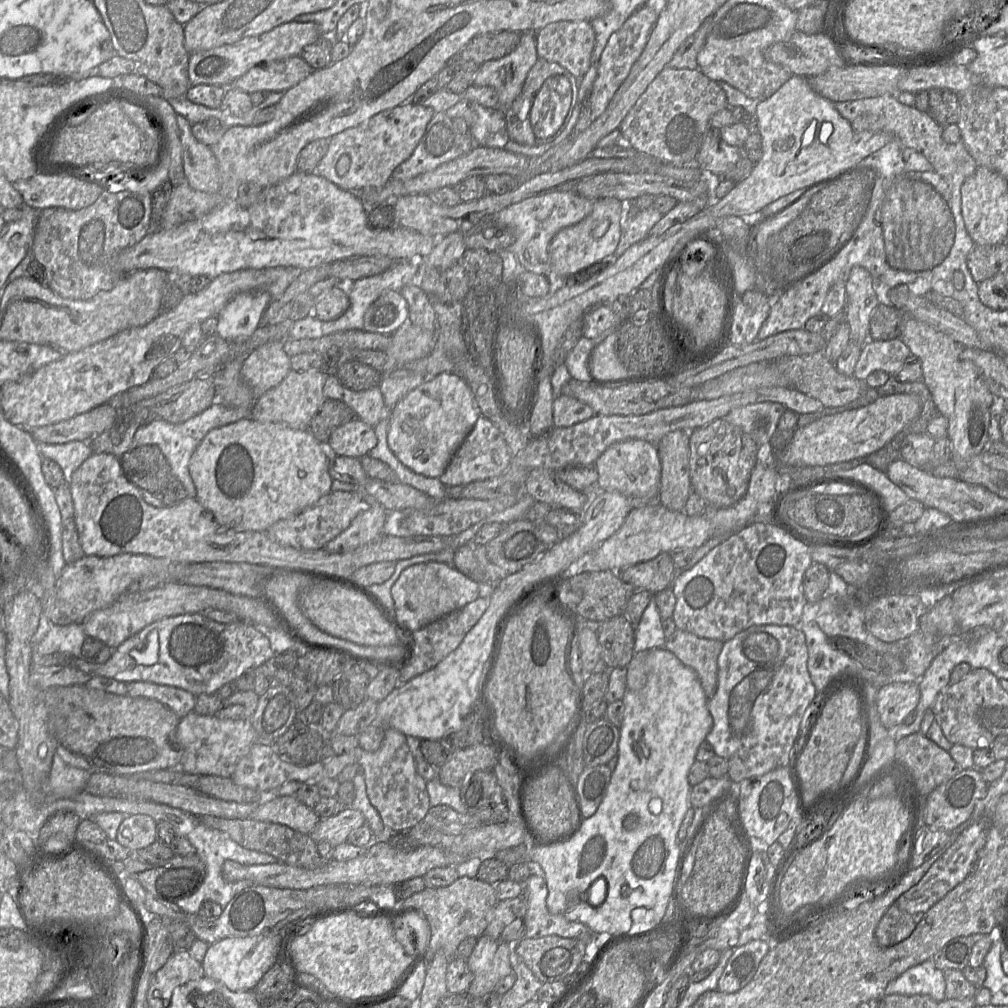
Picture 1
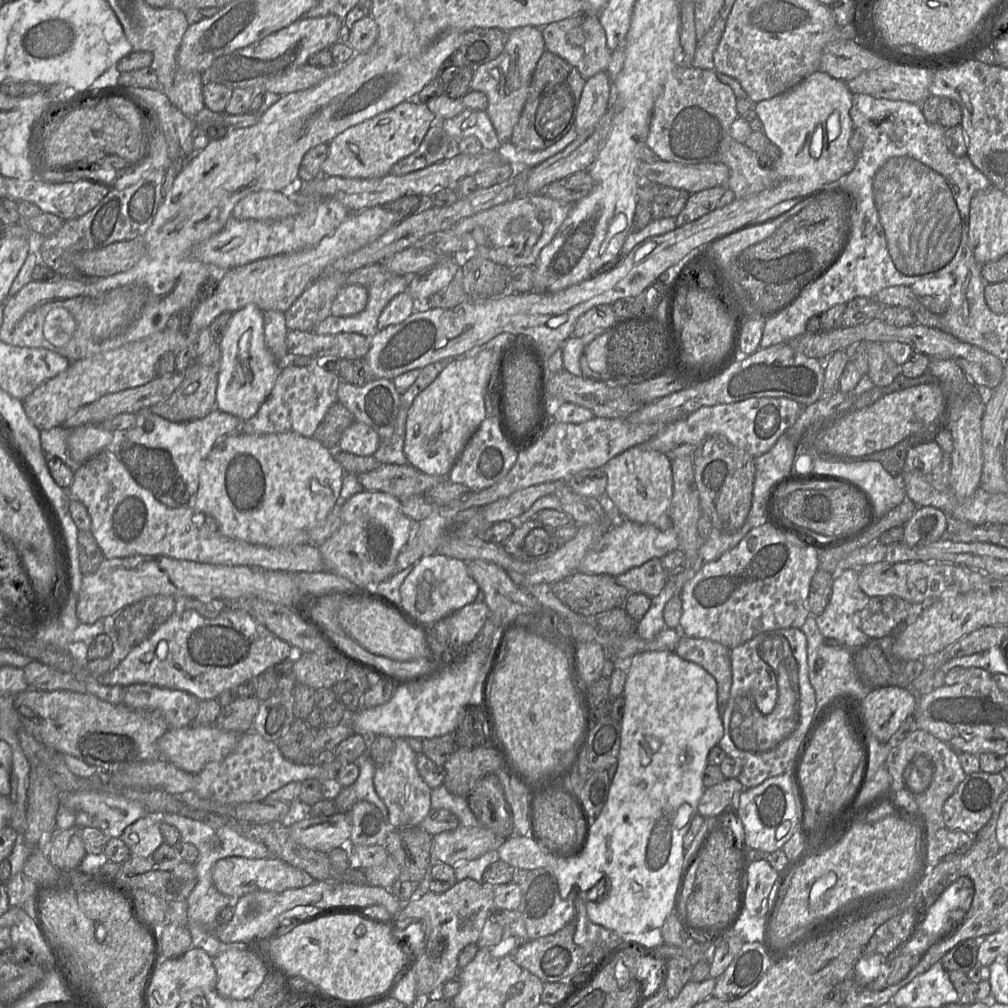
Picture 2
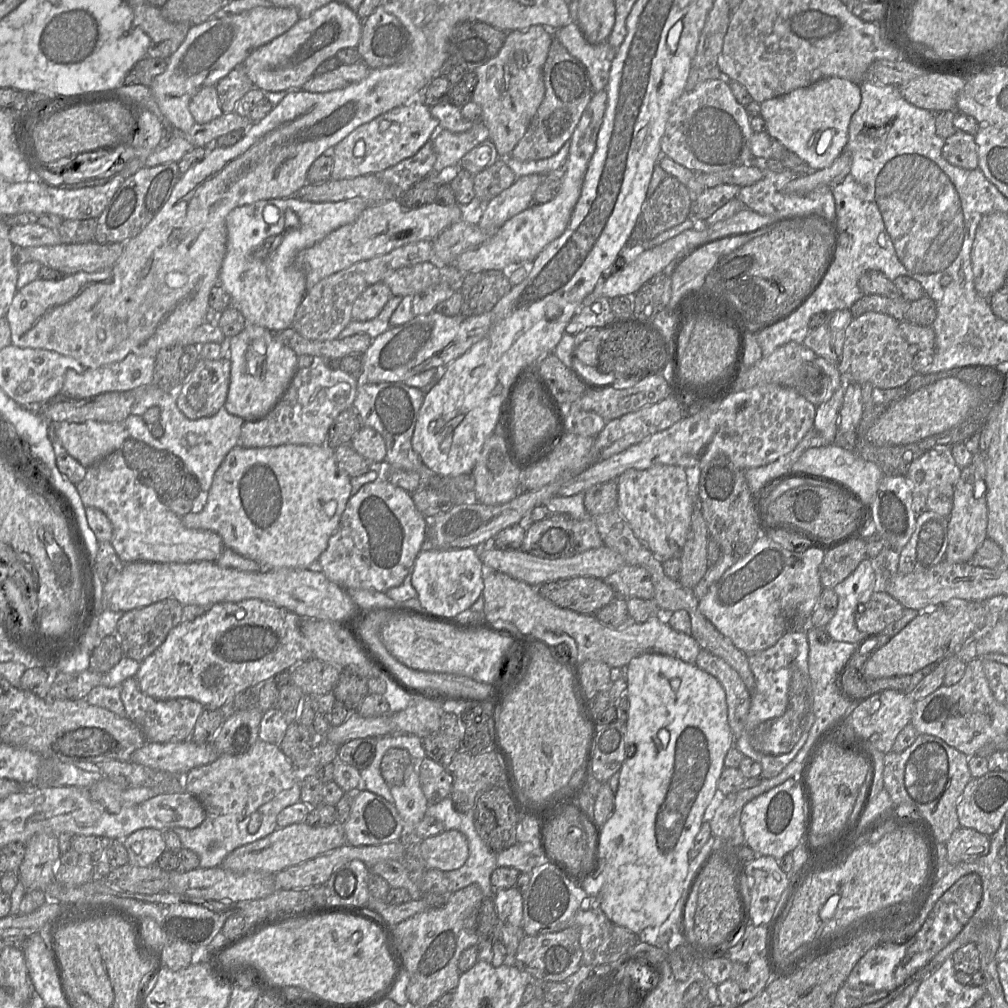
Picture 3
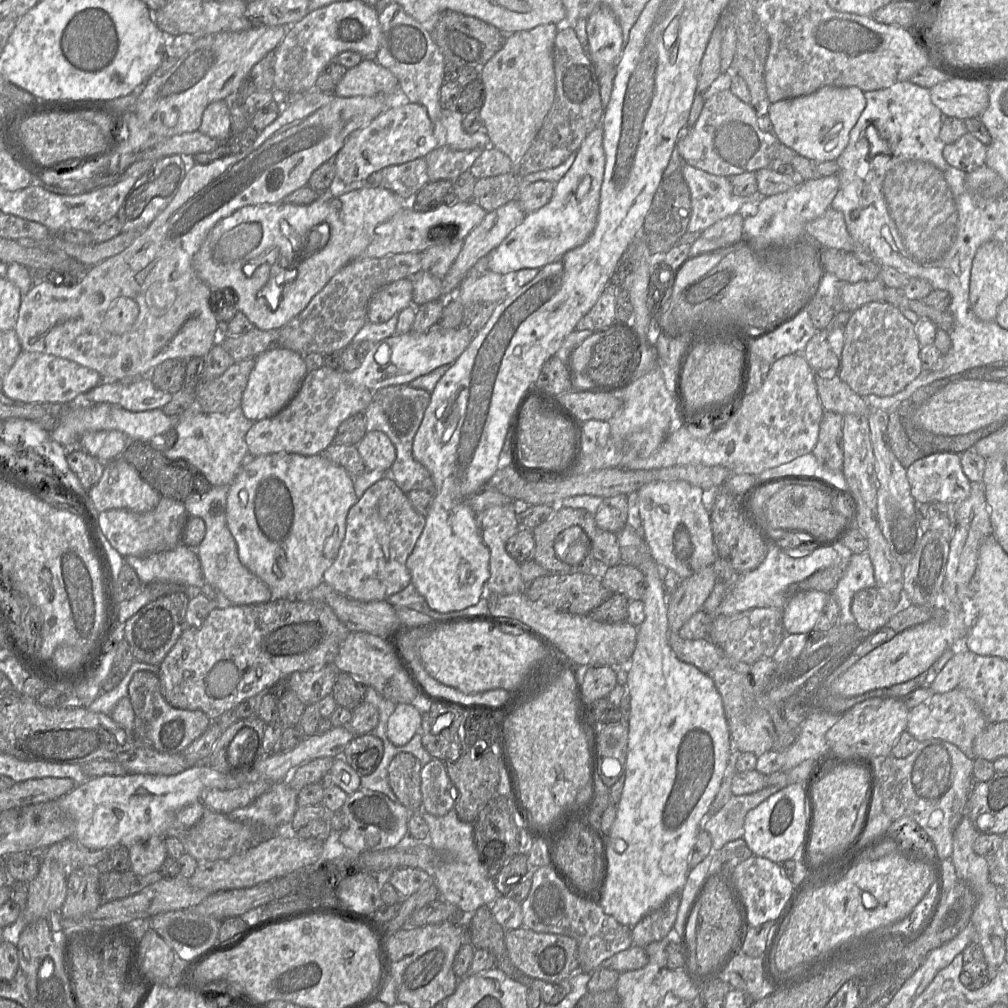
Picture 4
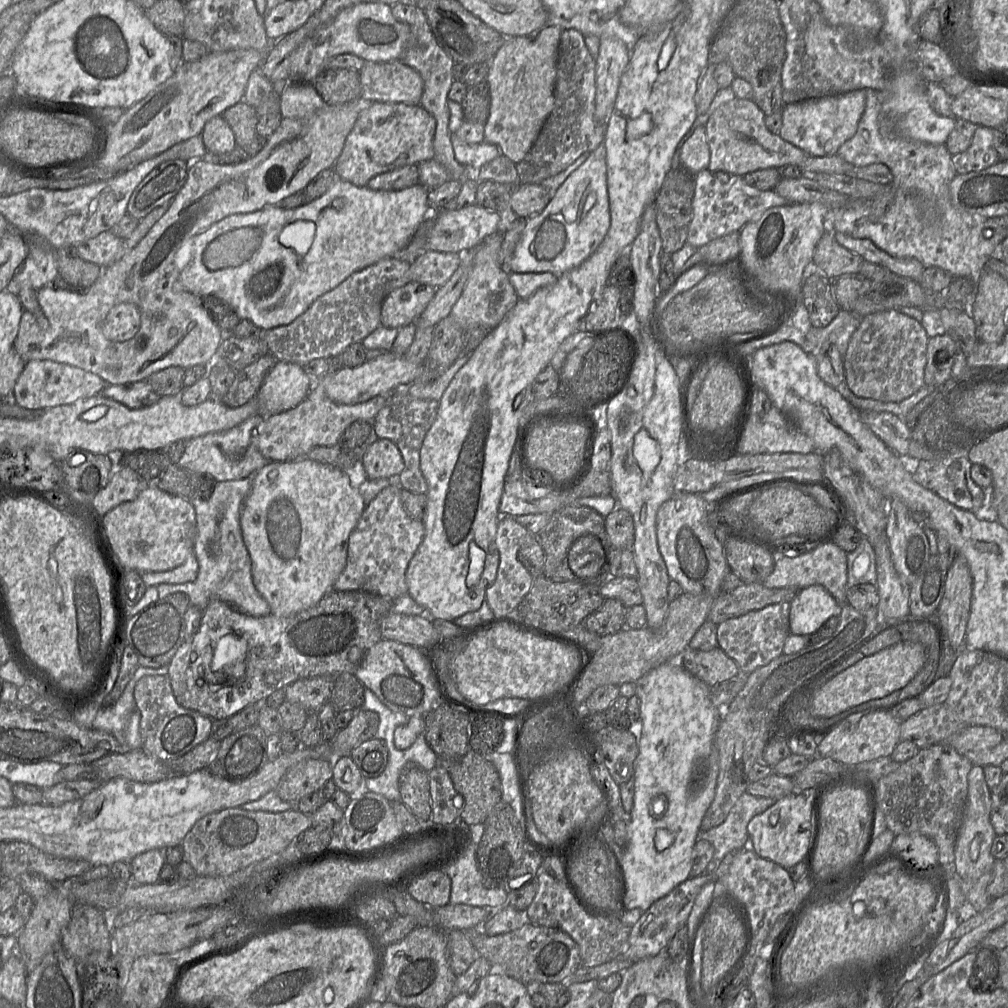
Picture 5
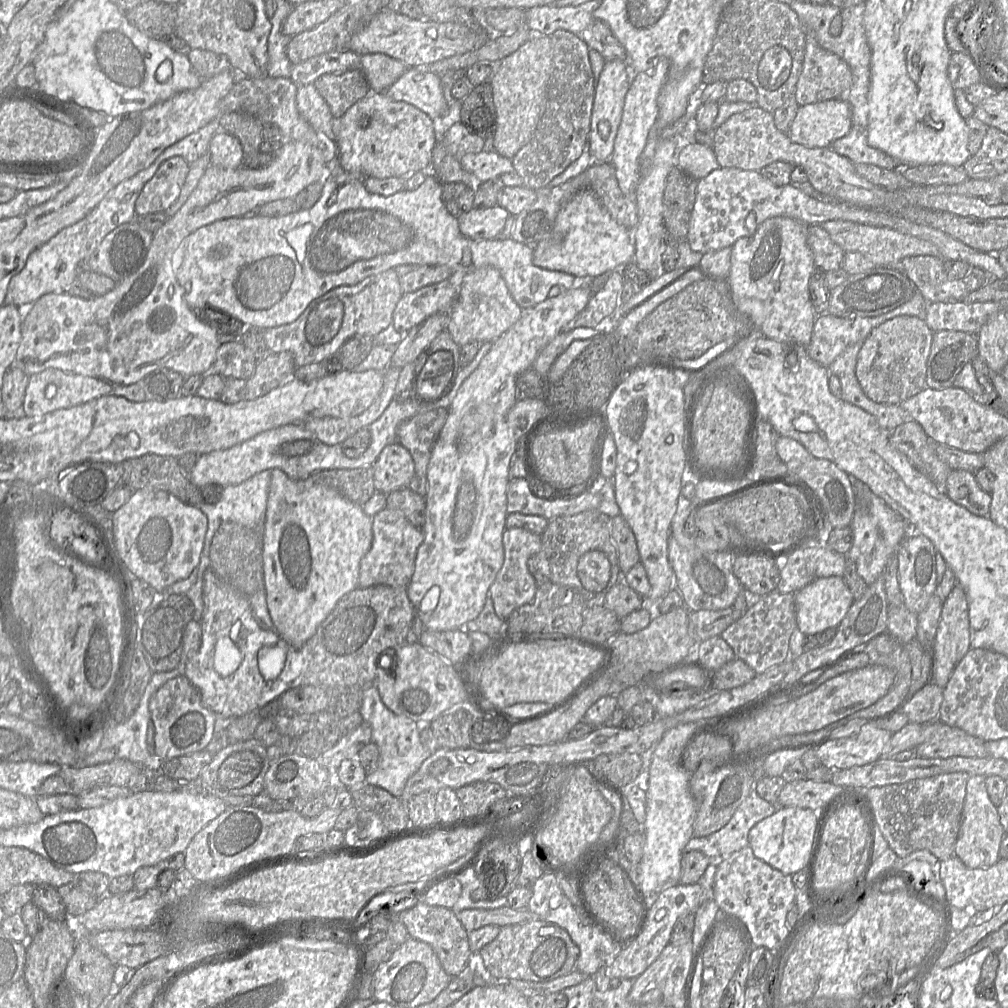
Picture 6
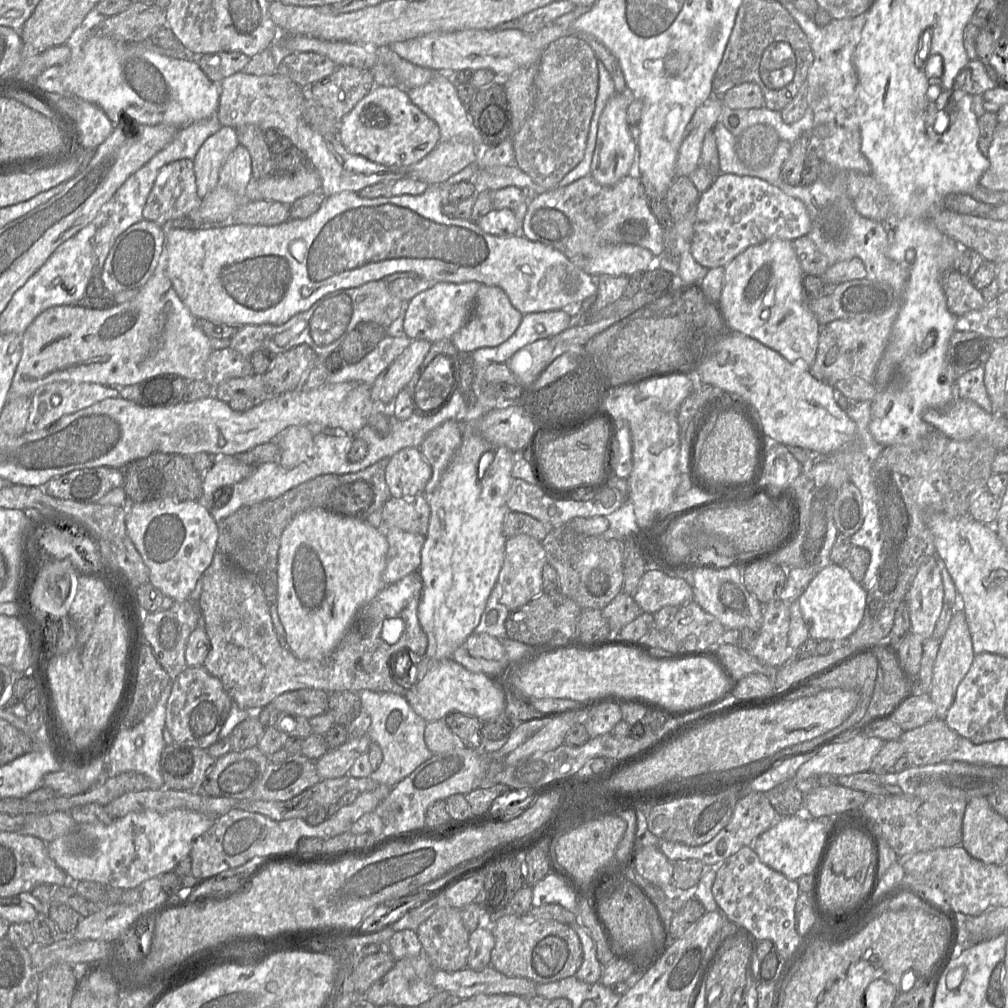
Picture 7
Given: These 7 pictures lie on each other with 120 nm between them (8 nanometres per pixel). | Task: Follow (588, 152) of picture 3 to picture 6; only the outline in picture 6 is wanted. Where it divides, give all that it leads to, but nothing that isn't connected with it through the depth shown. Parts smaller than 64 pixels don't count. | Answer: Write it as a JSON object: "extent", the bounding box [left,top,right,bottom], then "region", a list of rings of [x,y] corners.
{"extent":[533,190,634,281],"region":[[[582,190],[562,206],[551,231],[534,246],[533,263],[544,269],[569,273],[582,281],[620,270],[627,263],[634,262],[634,255],[632,231],[620,225],[612,217],[593,191]]]}

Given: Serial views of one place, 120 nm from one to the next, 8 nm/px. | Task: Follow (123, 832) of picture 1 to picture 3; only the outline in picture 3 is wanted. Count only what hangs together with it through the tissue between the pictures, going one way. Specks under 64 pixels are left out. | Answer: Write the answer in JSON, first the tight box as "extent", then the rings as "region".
{"extent":[122,829,166,867],"region":[[[139,829],[122,840],[129,863],[147,867],[153,866],[157,858],[166,850],[162,833],[158,829]]]}

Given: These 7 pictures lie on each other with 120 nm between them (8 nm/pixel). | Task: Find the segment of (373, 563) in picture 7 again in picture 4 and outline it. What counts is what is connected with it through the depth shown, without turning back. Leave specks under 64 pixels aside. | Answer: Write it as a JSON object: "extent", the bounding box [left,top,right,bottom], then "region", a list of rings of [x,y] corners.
{"extent":[226,453,357,599],"region":[[[276,453],[251,457],[240,469],[229,486],[226,505],[226,523],[234,537],[241,563],[262,582],[272,593],[273,599],[297,598],[323,582],[325,571],[335,561],[346,532],[346,517],[349,509],[357,502],[354,478],[342,467],[333,464],[323,454],[304,456],[293,453]]]}

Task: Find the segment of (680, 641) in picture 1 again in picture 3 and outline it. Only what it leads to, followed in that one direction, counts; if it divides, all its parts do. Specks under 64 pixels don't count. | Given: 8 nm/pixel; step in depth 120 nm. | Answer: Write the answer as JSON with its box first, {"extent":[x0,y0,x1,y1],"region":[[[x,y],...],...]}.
{"extent":[696,649,751,745],"region":[[[701,649],[696,666],[718,679],[725,694],[728,711],[728,723],[734,736],[734,745],[740,737],[751,704],[751,693],[741,677],[723,659]]]}

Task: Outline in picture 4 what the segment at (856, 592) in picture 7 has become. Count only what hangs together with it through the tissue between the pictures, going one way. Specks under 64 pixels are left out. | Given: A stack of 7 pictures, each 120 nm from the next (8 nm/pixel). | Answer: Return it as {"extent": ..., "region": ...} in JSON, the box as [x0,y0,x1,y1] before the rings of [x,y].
{"extent":[782,590,831,634],"region":[[[810,590],[800,592],[789,599],[783,609],[782,624],[786,634],[808,634],[831,594]]]}

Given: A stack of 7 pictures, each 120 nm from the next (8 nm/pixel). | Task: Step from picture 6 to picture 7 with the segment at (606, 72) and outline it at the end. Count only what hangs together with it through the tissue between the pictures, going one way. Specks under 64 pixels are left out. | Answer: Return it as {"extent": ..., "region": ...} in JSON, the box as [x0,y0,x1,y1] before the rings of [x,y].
{"extent":[590,89,637,185],"region":[[[629,89],[625,93],[617,92],[608,100],[600,115],[590,175],[601,185],[614,185],[628,174],[635,173],[637,143],[627,120],[627,107],[631,98]]]}

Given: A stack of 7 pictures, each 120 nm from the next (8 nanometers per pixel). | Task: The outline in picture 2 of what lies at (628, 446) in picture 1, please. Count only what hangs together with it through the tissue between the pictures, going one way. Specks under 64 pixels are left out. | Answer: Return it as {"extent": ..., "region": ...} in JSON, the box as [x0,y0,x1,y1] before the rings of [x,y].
{"extent":[602,445,673,530],"region":[[[637,445],[610,459],[602,469],[607,476],[604,499],[622,518],[638,524],[650,524],[661,530],[672,528],[673,477],[667,456],[646,445]]]}

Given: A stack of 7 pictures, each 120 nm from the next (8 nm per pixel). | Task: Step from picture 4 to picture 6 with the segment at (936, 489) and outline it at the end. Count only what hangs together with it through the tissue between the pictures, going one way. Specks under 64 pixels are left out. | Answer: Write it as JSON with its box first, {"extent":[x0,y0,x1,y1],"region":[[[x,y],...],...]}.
{"extent":[946,469,991,517],"region":[[[953,469],[946,481],[946,495],[971,513],[989,517],[991,495],[980,487],[971,471]]]}

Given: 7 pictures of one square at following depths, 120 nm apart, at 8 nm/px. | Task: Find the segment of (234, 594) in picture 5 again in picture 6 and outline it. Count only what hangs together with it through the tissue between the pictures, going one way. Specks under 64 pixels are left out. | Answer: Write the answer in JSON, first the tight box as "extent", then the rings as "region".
{"extent":[185,470,275,630],"region":[[[264,470],[240,484],[225,486],[216,503],[198,504],[197,507],[207,516],[208,525],[197,580],[185,593],[194,604],[194,620],[202,621],[204,573],[212,569],[248,598],[254,617],[263,628],[275,630],[266,600],[263,569],[263,535],[270,482],[271,470]]]}

